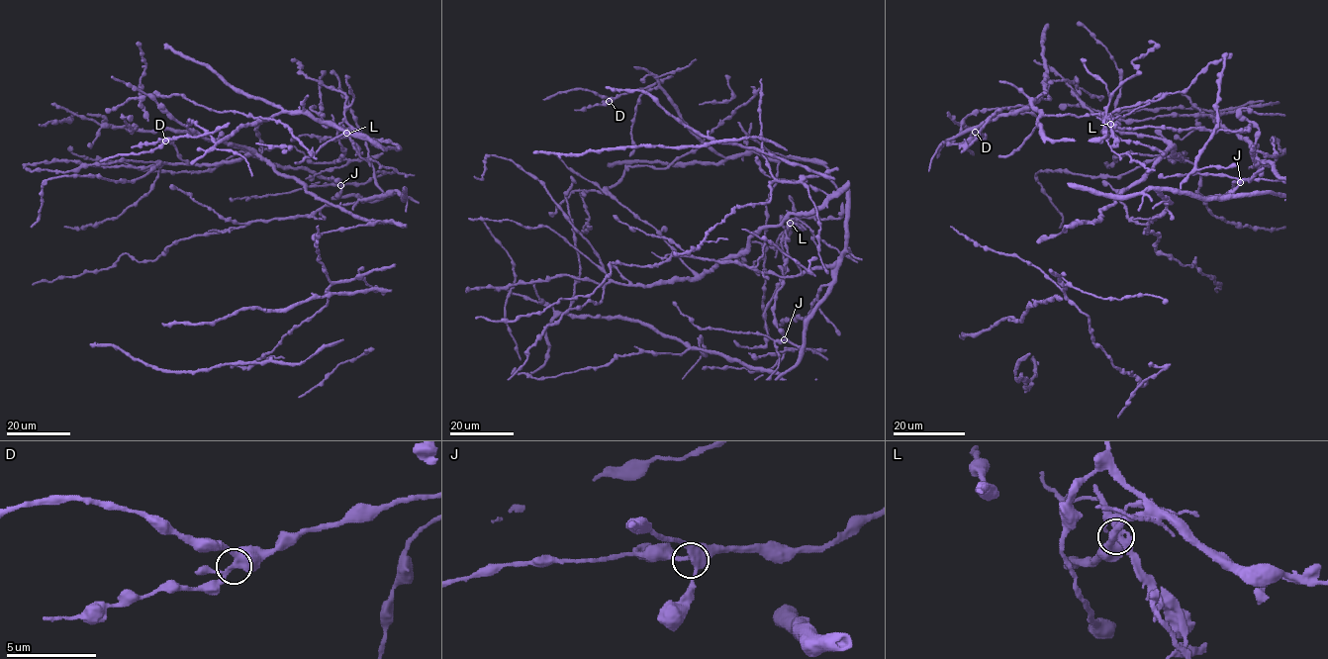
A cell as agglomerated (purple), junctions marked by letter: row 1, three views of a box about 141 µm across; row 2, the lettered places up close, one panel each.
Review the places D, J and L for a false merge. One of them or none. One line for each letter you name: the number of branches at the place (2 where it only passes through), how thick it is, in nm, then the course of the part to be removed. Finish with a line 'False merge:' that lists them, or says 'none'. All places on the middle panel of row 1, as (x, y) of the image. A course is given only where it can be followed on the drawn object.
L: 4 | 360 nm | (790, 223), (797, 224), (798, 219), (824, 242), (857, 262)
False merge: L

